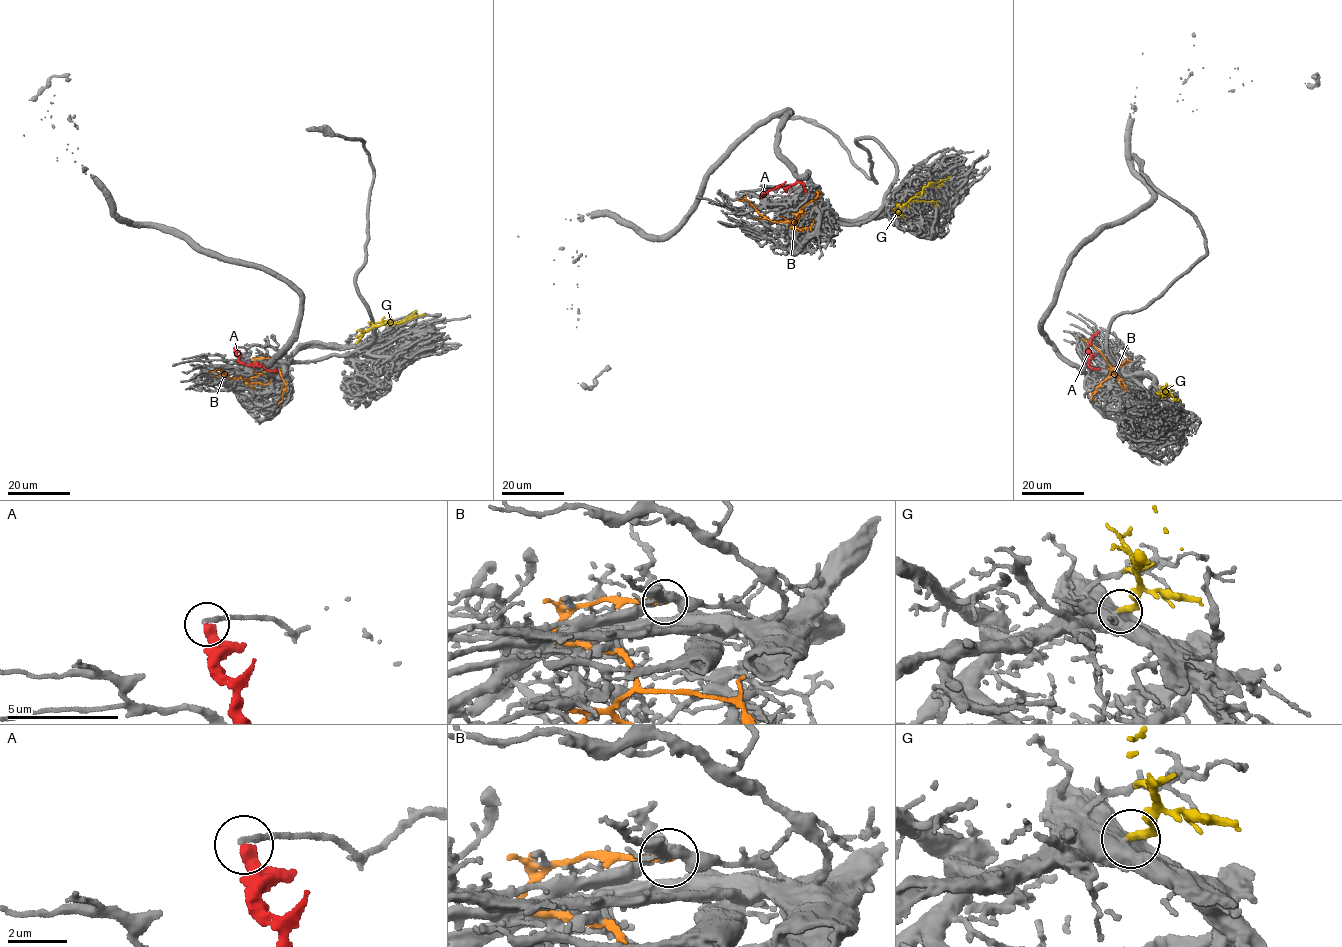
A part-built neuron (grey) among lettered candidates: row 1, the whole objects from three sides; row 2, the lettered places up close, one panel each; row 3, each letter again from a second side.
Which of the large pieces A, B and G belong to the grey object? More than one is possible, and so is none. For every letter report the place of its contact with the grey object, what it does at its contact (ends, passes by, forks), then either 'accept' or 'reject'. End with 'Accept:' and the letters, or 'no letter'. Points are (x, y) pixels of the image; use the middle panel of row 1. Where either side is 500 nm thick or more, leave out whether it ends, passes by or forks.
A: contact (760, 197); it ends; reject
B: contact (805, 212); it ends; reject
G: contact (895, 212); accept
Accept: G

